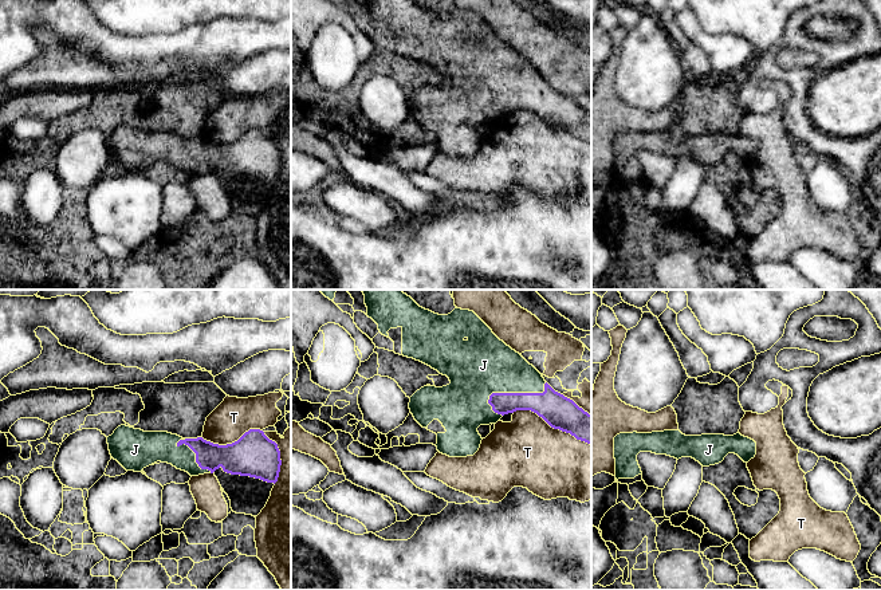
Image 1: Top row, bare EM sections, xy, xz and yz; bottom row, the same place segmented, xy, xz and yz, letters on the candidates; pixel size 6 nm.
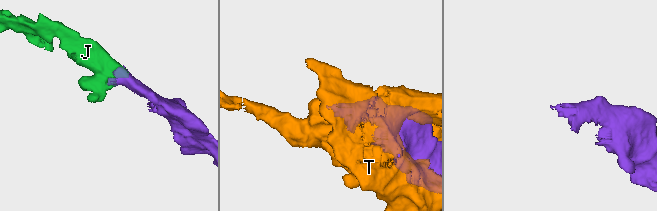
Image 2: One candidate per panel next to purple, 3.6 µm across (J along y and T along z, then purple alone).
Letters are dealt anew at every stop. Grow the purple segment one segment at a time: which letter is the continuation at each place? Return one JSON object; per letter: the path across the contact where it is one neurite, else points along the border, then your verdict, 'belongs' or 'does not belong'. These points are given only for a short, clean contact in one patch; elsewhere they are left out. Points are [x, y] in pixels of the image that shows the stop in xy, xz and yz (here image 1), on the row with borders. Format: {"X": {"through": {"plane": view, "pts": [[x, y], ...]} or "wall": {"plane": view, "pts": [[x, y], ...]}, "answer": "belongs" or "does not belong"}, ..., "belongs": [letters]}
{"J": {"answer": "belongs"}, "T": {"answer": "does not belong"}, "belongs": ["J"]}

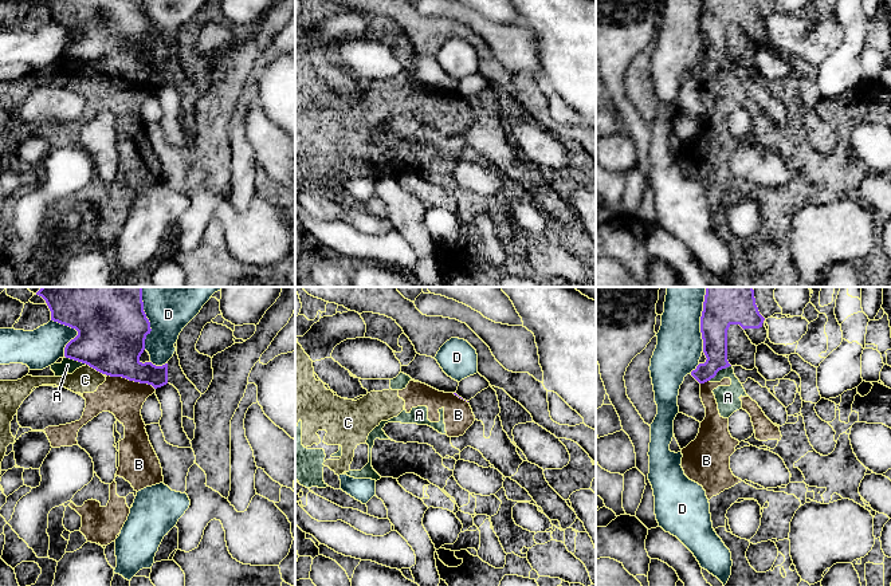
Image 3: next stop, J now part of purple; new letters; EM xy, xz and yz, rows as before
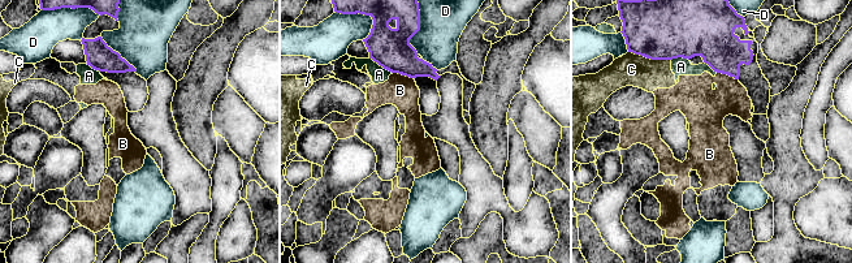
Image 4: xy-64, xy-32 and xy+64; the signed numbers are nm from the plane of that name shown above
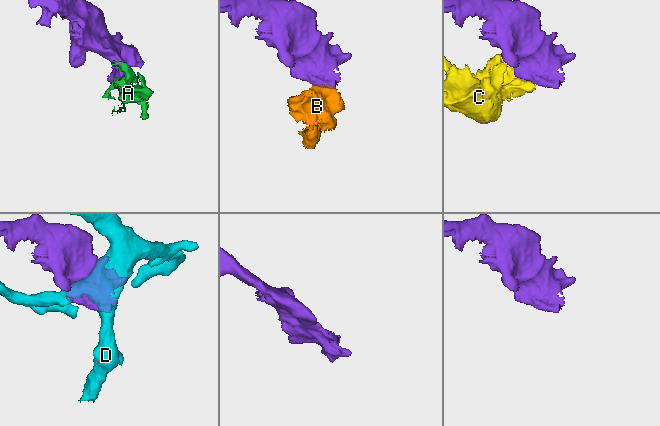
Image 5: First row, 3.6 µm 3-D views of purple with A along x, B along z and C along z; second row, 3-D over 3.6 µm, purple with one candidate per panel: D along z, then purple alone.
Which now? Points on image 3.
{"A": {"answer": "does not belong"}, "B": {"wall": {"plane": "xy", "pts": [[108, 374], [146, 382], [154, 389]]}, "answer": "does not belong"}, "C": {"wall": {"plane": "xy", "pts": [[86, 364], [102, 374]]}, "answer": "does not belong"}, "D": {"answer": "does not belong"}, "belongs": []}

